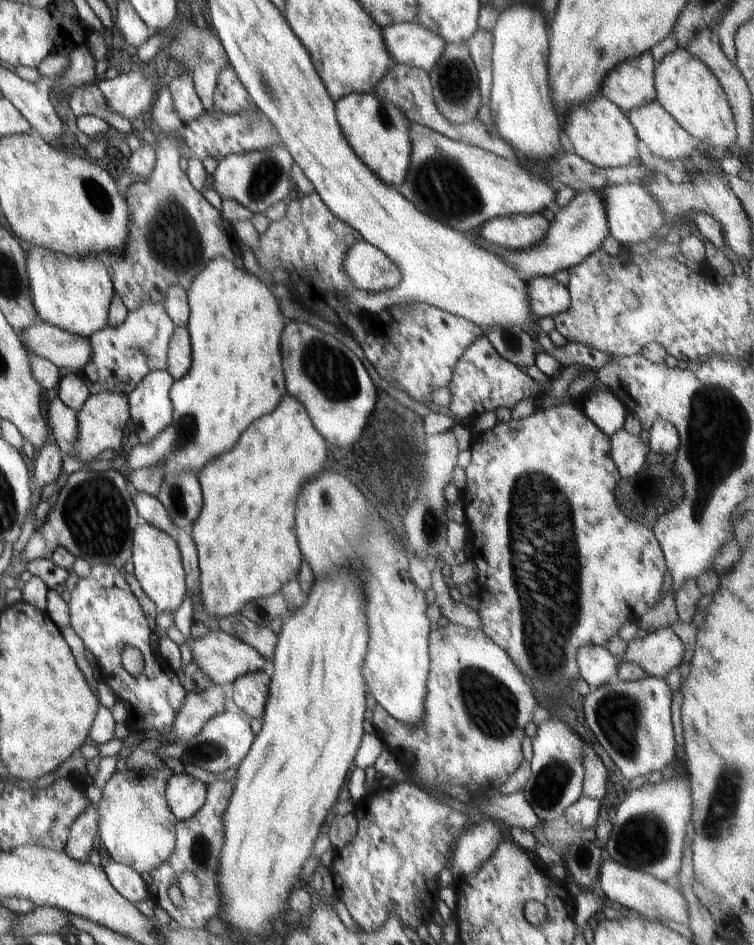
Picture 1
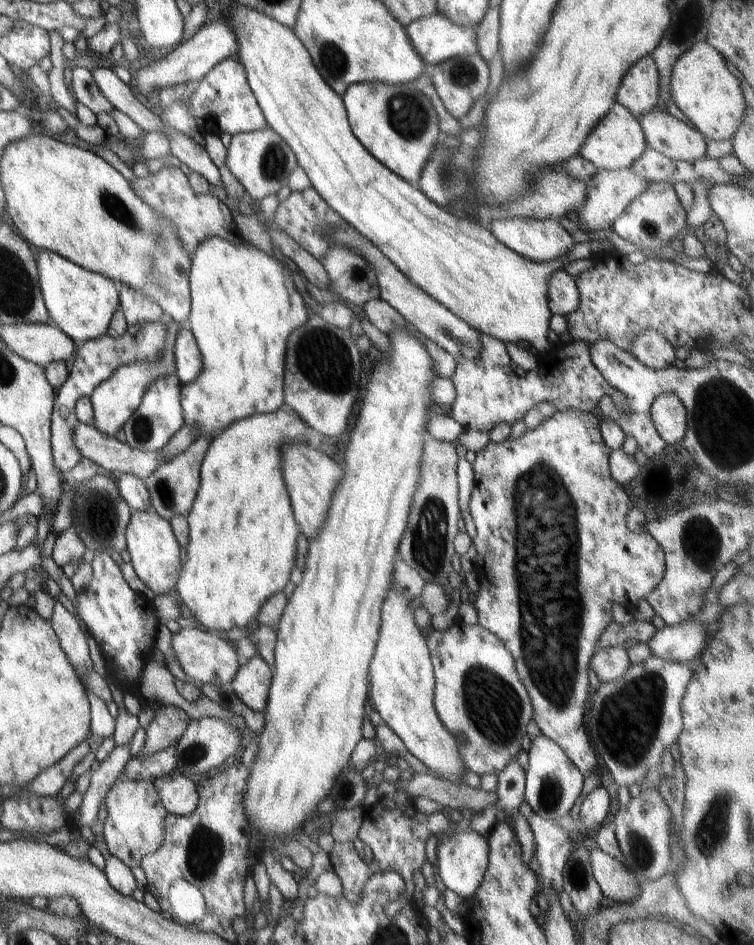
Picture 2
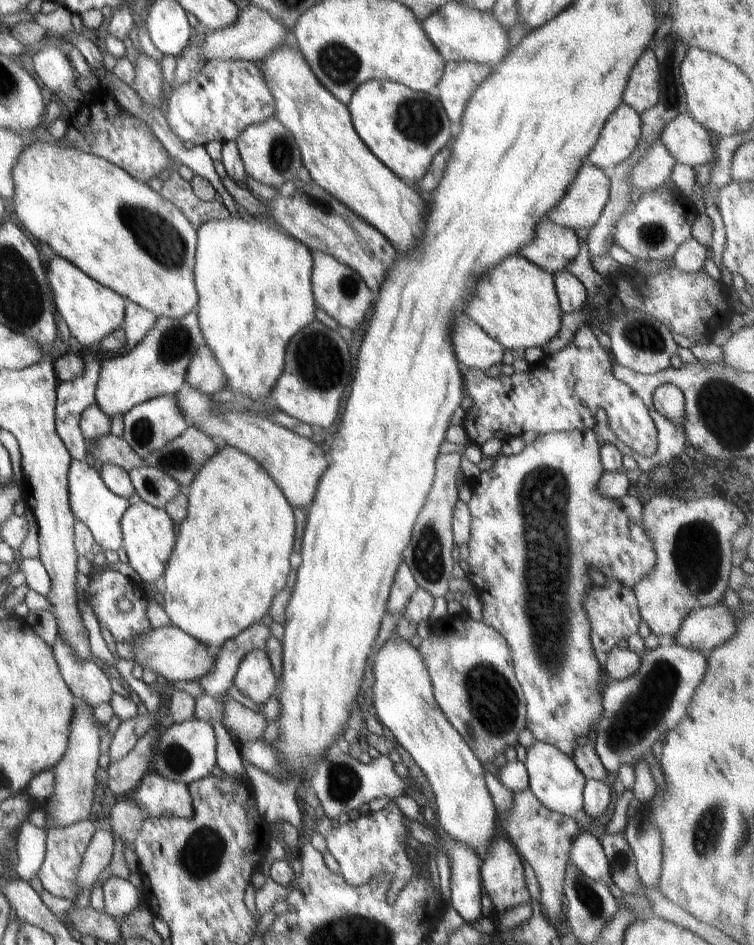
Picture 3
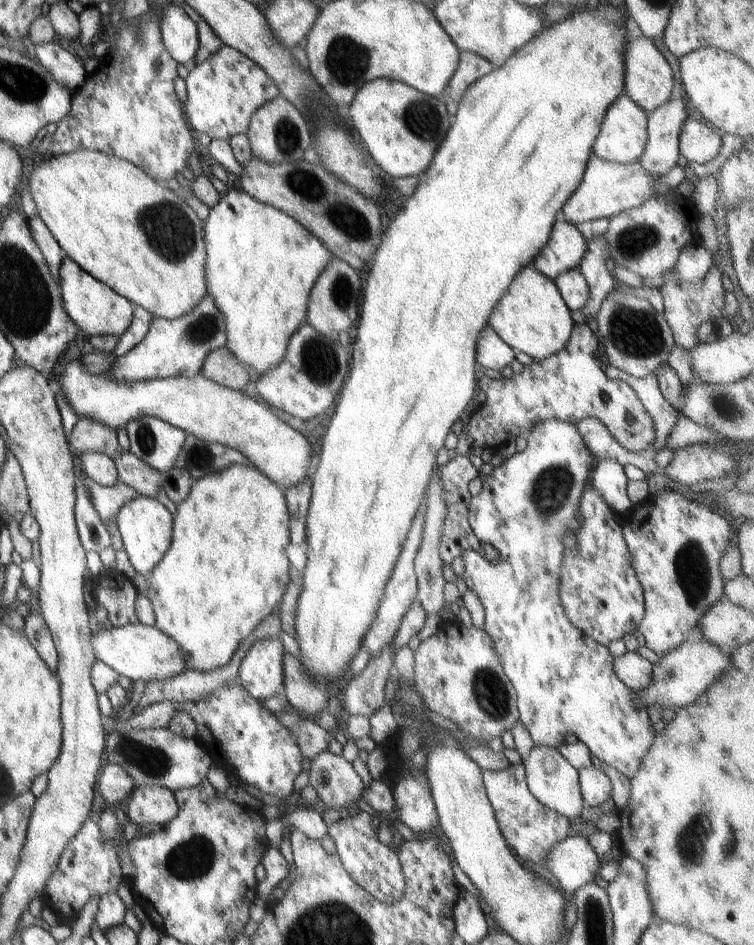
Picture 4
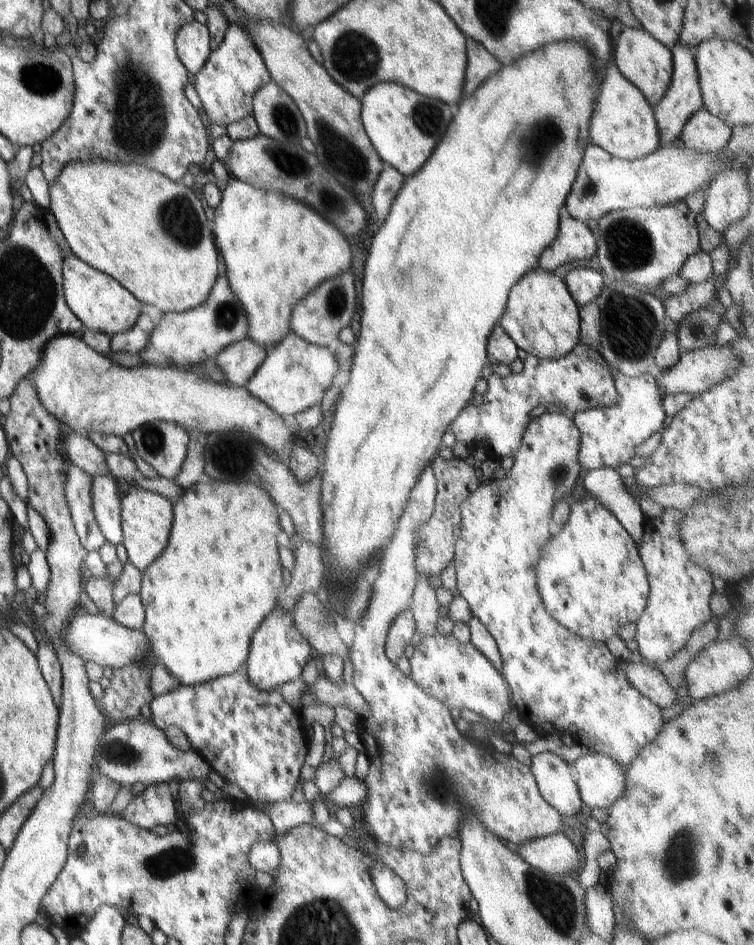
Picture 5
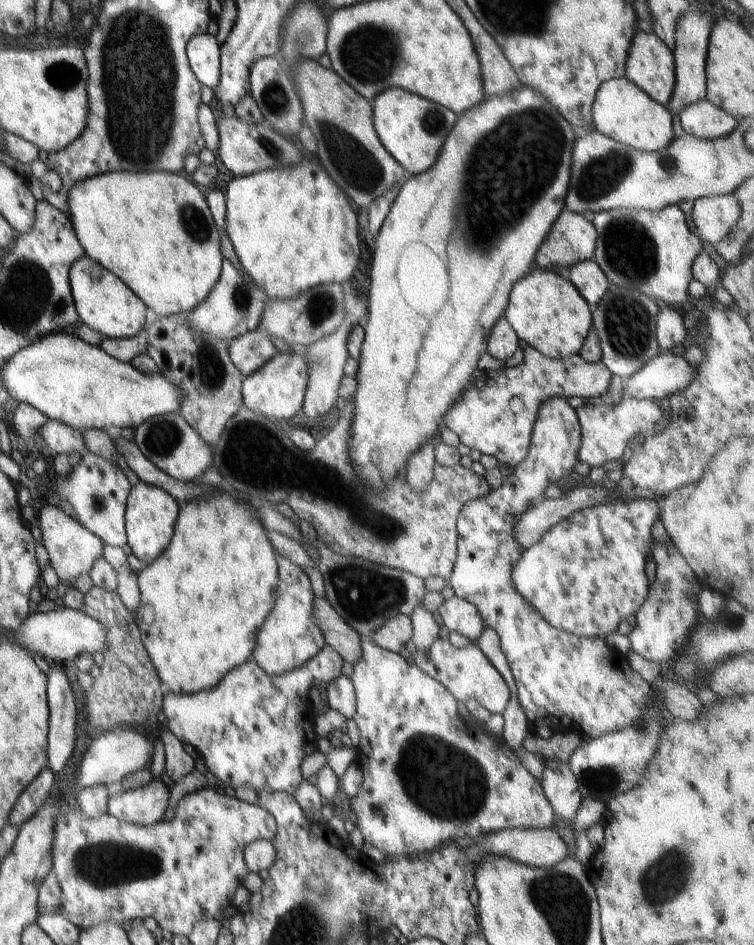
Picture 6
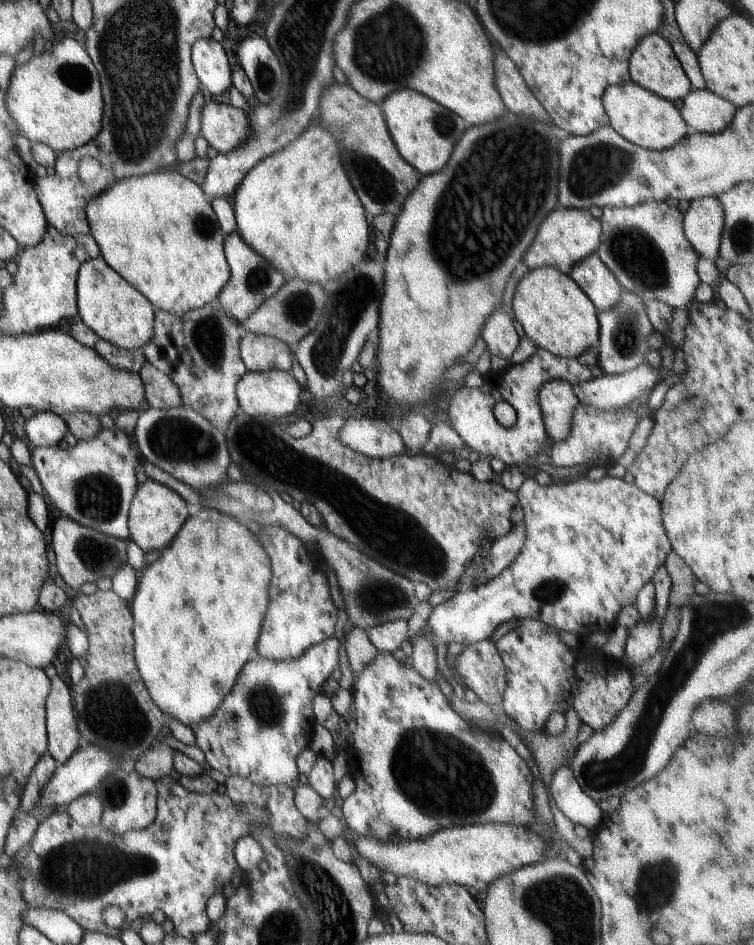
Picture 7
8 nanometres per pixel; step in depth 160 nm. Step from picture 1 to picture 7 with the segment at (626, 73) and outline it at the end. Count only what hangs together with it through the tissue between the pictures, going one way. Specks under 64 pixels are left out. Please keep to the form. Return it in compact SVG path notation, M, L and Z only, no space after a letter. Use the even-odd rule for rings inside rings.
M658 32L650 33L637 42L629 60L629 75L631 80L642 88L670 102L682 100L693 89L688 75L672 50L671 44L664 40L664 37L660 36Z

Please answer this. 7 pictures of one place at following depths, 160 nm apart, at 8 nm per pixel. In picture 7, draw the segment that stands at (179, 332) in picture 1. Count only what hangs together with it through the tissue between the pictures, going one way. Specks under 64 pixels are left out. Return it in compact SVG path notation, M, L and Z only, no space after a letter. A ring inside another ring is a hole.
M243 332L239 342L240 358L253 373L279 370L291 374L292 358L289 346L280 339Z

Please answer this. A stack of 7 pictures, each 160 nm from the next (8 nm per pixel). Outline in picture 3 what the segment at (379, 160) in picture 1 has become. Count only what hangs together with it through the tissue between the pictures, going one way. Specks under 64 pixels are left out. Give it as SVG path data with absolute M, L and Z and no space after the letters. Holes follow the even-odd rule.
M369 80L359 84L347 104L352 124L362 142L384 166L396 173L404 182L416 184L430 168L434 156L438 154L455 134L440 99L434 93L412 90L389 80Z

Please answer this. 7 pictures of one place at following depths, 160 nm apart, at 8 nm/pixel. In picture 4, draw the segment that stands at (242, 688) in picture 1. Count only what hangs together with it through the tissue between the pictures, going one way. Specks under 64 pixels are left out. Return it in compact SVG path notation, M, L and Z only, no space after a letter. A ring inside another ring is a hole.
M279 637L258 640L246 651L238 677L246 692L256 700L266 700L282 692L284 651Z

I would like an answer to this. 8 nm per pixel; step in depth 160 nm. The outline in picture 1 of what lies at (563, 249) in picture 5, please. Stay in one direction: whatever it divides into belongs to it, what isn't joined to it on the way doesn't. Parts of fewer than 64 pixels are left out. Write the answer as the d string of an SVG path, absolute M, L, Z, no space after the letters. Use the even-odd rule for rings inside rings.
M541 212L501 216L484 221L480 234L505 249L527 249L544 238L549 224Z

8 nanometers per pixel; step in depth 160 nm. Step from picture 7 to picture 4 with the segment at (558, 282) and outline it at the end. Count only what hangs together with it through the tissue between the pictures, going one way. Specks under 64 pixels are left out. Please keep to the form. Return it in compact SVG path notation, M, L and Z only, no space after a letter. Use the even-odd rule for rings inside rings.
M527 265L514 275L506 292L497 300L487 324L510 348L540 360L565 347L575 327L570 313L553 279Z

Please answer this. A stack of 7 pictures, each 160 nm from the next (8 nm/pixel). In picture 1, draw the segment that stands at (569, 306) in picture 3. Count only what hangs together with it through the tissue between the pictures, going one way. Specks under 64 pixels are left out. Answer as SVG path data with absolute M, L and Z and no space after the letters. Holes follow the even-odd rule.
M553 276L532 277L525 285L527 301L536 318L553 317L571 305L567 286Z

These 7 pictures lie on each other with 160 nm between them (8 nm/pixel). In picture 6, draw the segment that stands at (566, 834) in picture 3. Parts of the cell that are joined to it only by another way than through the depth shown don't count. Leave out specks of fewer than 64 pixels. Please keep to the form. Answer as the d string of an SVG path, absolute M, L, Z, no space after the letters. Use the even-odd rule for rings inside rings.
M431 440L419 451L416 451L407 462L404 474L408 486L415 493L422 493L428 488L433 479L433 466L435 463L435 446ZM371 638L361 640L361 659L353 664L353 674L349 679L355 688L357 698L357 709L353 719L360 730L360 745L352 756L363 774L359 793L356 797L350 798L350 801L352 810L356 814L356 825L362 832L364 842L376 846L386 857L394 855L408 857L420 852L432 852L445 842L452 842L456 838L465 836L478 837L481 834L488 835L491 832L512 829L551 828L555 812L542 790L541 782L532 776L527 768L524 768L517 754L504 740L499 739L498 744L494 746L494 740L486 736L486 746L480 743L474 736L474 732L468 730L464 720L459 717L456 710L457 700L437 680L422 672L416 665L408 664L399 654L377 646Z

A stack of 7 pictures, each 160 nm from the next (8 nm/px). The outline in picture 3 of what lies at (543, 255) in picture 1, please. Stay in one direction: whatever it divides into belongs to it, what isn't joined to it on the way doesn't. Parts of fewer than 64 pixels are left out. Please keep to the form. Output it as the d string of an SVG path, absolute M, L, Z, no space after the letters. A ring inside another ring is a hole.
M661 139L648 147L647 155L637 162L630 172L629 186L632 195L654 191L656 186L666 185L671 178L675 158L668 152Z

